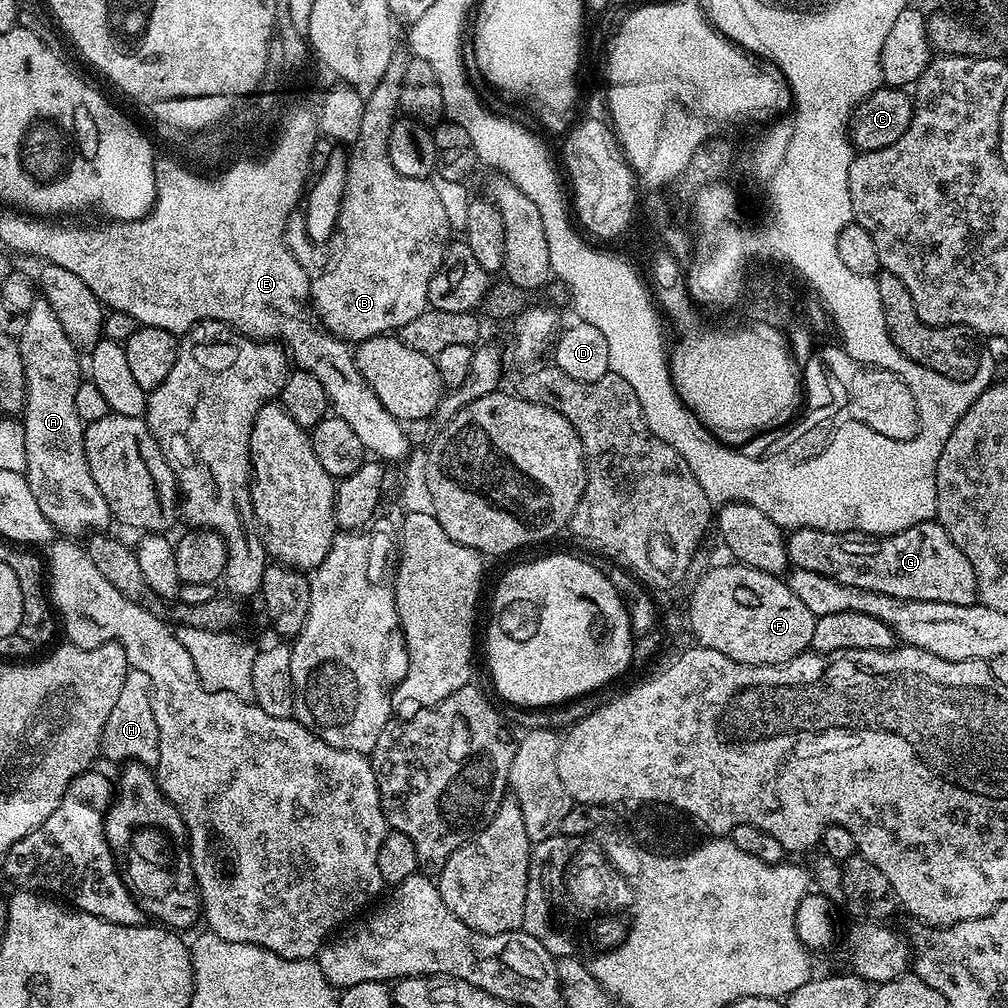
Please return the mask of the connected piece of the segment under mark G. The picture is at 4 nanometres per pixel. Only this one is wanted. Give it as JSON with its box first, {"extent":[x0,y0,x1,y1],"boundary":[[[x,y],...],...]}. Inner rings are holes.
{"extent":[788,520,977,606],"boundary":[[[927,520],[918,526],[910,526],[906,530],[896,532],[883,538],[853,538],[839,532],[823,532],[817,528],[797,528],[789,531],[788,563],[792,568],[810,570],[814,574],[822,574],[834,578],[846,586],[858,586],[862,590],[872,590],[878,594],[902,598],[903,600],[925,600],[926,602],[950,602],[958,606],[977,603],[976,579],[974,570],[954,546],[950,534],[936,520]]]}

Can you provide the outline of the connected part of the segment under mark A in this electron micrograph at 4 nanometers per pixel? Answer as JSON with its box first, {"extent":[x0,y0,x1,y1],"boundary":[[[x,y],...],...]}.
{"extent":[18,298,113,538],"boundary":[[[38,298],[30,306],[30,310],[24,317],[24,329],[18,338],[18,343],[20,346],[20,357],[24,363],[24,391],[26,393],[22,413],[25,434],[25,470],[23,473],[28,478],[31,492],[34,493],[34,502],[38,502],[38,510],[42,510],[42,514],[52,523],[53,529],[57,533],[67,534],[69,537],[76,538],[79,537],[79,532],[85,531],[84,533],[87,533],[89,530],[107,529],[107,524],[111,525],[113,523],[112,511],[102,494],[102,490],[98,490],[98,482],[94,482],[94,474],[90,474],[90,466],[86,462],[86,454],[84,453],[84,430],[86,425],[83,420],[78,418],[78,409],[74,406],[74,394],[78,394],[78,386],[82,379],[81,365],[80,368],[76,365],[76,355],[78,355],[78,352],[70,342],[70,338],[66,338],[66,330],[62,330],[62,322],[58,322],[58,318],[54,318],[54,310],[50,310],[50,306],[43,298]]]}

